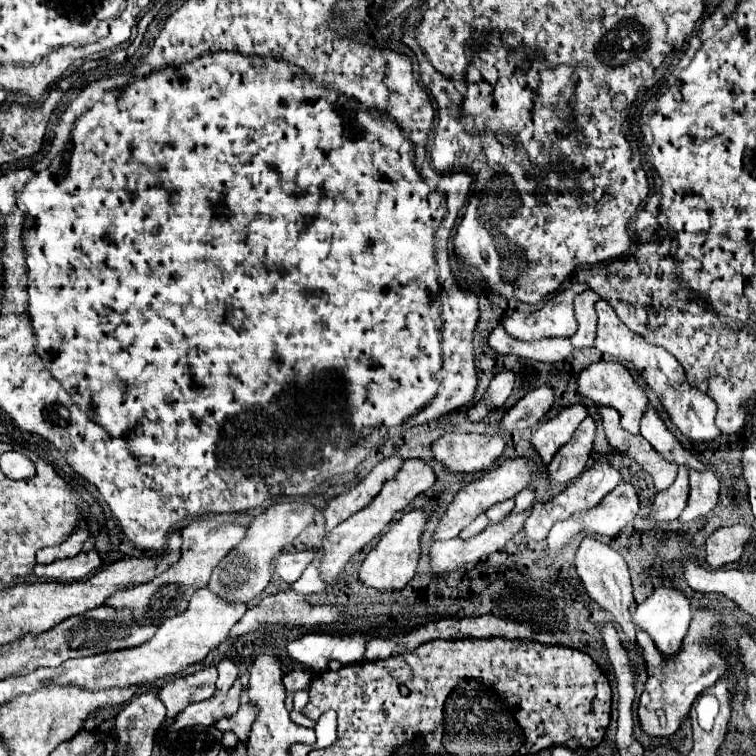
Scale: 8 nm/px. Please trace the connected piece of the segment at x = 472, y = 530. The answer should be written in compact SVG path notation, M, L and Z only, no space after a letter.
M481 513L473 523L469 523L469 525L463 529L463 533L459 533L459 537L461 537L461 539L469 539L469 537L473 537L475 533L481 533L487 525L489 525L489 519L487 519L485 513Z

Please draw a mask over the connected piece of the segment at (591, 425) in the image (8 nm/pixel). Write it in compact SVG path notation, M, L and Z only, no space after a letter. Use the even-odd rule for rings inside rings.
M589 415L579 429L575 429L571 441L559 449L559 453L549 463L549 475L555 483L567 483L579 477L589 461L595 441L595 419Z

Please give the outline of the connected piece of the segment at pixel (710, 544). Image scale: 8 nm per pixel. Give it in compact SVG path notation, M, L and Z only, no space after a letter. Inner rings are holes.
M733 525L733 527L717 529L705 541L705 547L707 547L705 561L715 569L739 561L745 555L753 535L755 535L755 529L749 525Z

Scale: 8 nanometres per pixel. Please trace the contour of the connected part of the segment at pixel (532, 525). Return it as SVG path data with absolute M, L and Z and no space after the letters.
M535 503L533 505L533 513L527 517L525 521L525 533L527 537L535 539L535 541L543 541L549 533L553 525L553 517L551 517L551 511L549 511L549 505L541 505L541 503Z

